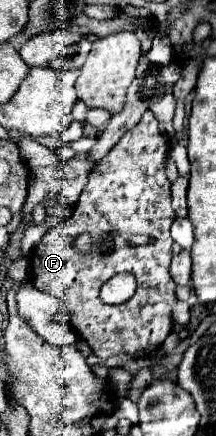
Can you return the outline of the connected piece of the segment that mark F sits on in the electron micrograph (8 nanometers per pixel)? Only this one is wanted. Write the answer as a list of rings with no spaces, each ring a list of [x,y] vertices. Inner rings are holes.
[[[150,111],[144,113],[142,121],[130,129],[116,145],[114,149],[96,163],[96,167],[90,173],[90,181],[84,187],[70,221],[58,223],[52,227],[38,247],[34,247],[32,253],[32,283],[36,289],[42,289],[54,297],[58,297],[60,307],[68,307],[72,311],[72,327],[74,331],[86,339],[90,349],[96,357],[108,359],[112,355],[118,355],[122,351],[134,355],[134,357],[146,357],[154,353],[158,347],[162,347],[164,339],[172,331],[172,307],[176,303],[176,285],[168,273],[170,259],[172,259],[172,237],[170,237],[170,225],[176,219],[176,213],[170,207],[172,195],[170,195],[170,181],[164,173],[164,159],[168,157],[168,137],[164,137],[158,131],[158,121]],[[88,231],[92,235],[92,249],[90,253],[78,253],[72,243],[74,239]],[[128,271],[136,277],[136,293],[130,301],[122,305],[106,305],[100,299],[100,287],[114,277],[116,273]]]

